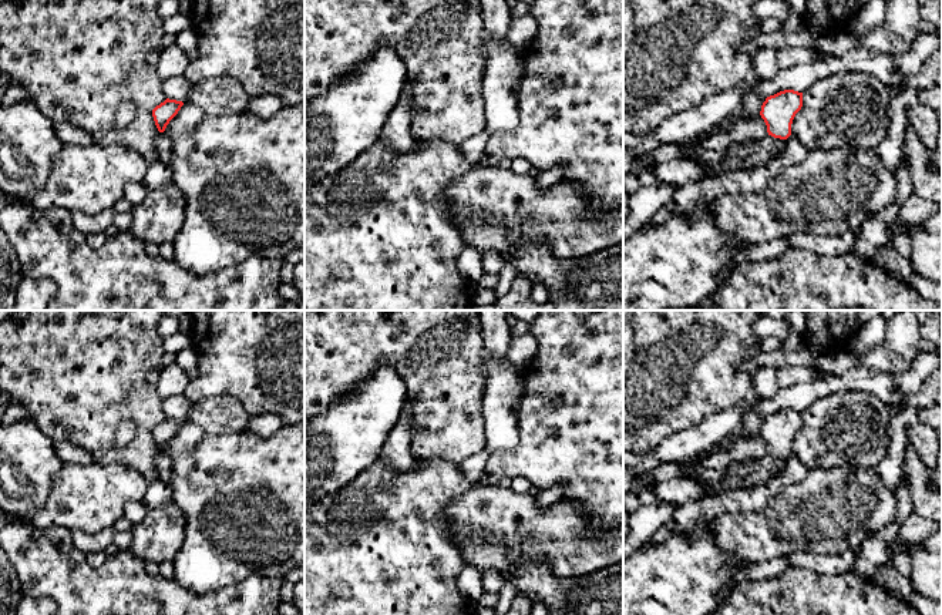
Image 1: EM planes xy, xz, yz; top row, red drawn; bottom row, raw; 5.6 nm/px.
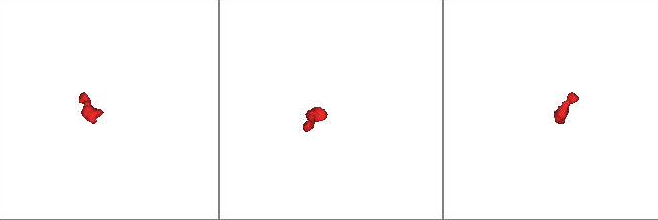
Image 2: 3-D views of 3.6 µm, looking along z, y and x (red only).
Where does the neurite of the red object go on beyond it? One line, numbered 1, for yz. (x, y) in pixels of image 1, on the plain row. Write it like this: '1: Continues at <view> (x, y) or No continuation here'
1: Continues at yz (779, 469)

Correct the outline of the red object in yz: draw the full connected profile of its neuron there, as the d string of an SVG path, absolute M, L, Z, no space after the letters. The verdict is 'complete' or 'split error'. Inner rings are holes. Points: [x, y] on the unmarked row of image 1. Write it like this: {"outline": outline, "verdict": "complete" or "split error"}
{"outline": "M784 409L766 417L760 434L767 444L768 454L780 457L781 461L773 468L771 477L783 473L787 457L791 454L791 443L803 426L803 411Z", "verdict": "split error"}

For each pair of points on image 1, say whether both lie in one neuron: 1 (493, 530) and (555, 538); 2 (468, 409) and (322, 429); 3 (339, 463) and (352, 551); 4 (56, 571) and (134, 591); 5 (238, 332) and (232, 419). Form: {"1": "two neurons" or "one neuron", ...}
{"1": "one neuron", "2": "two neurons", "3": "two neurons", "4": "one neuron", "5": "two neurons"}

